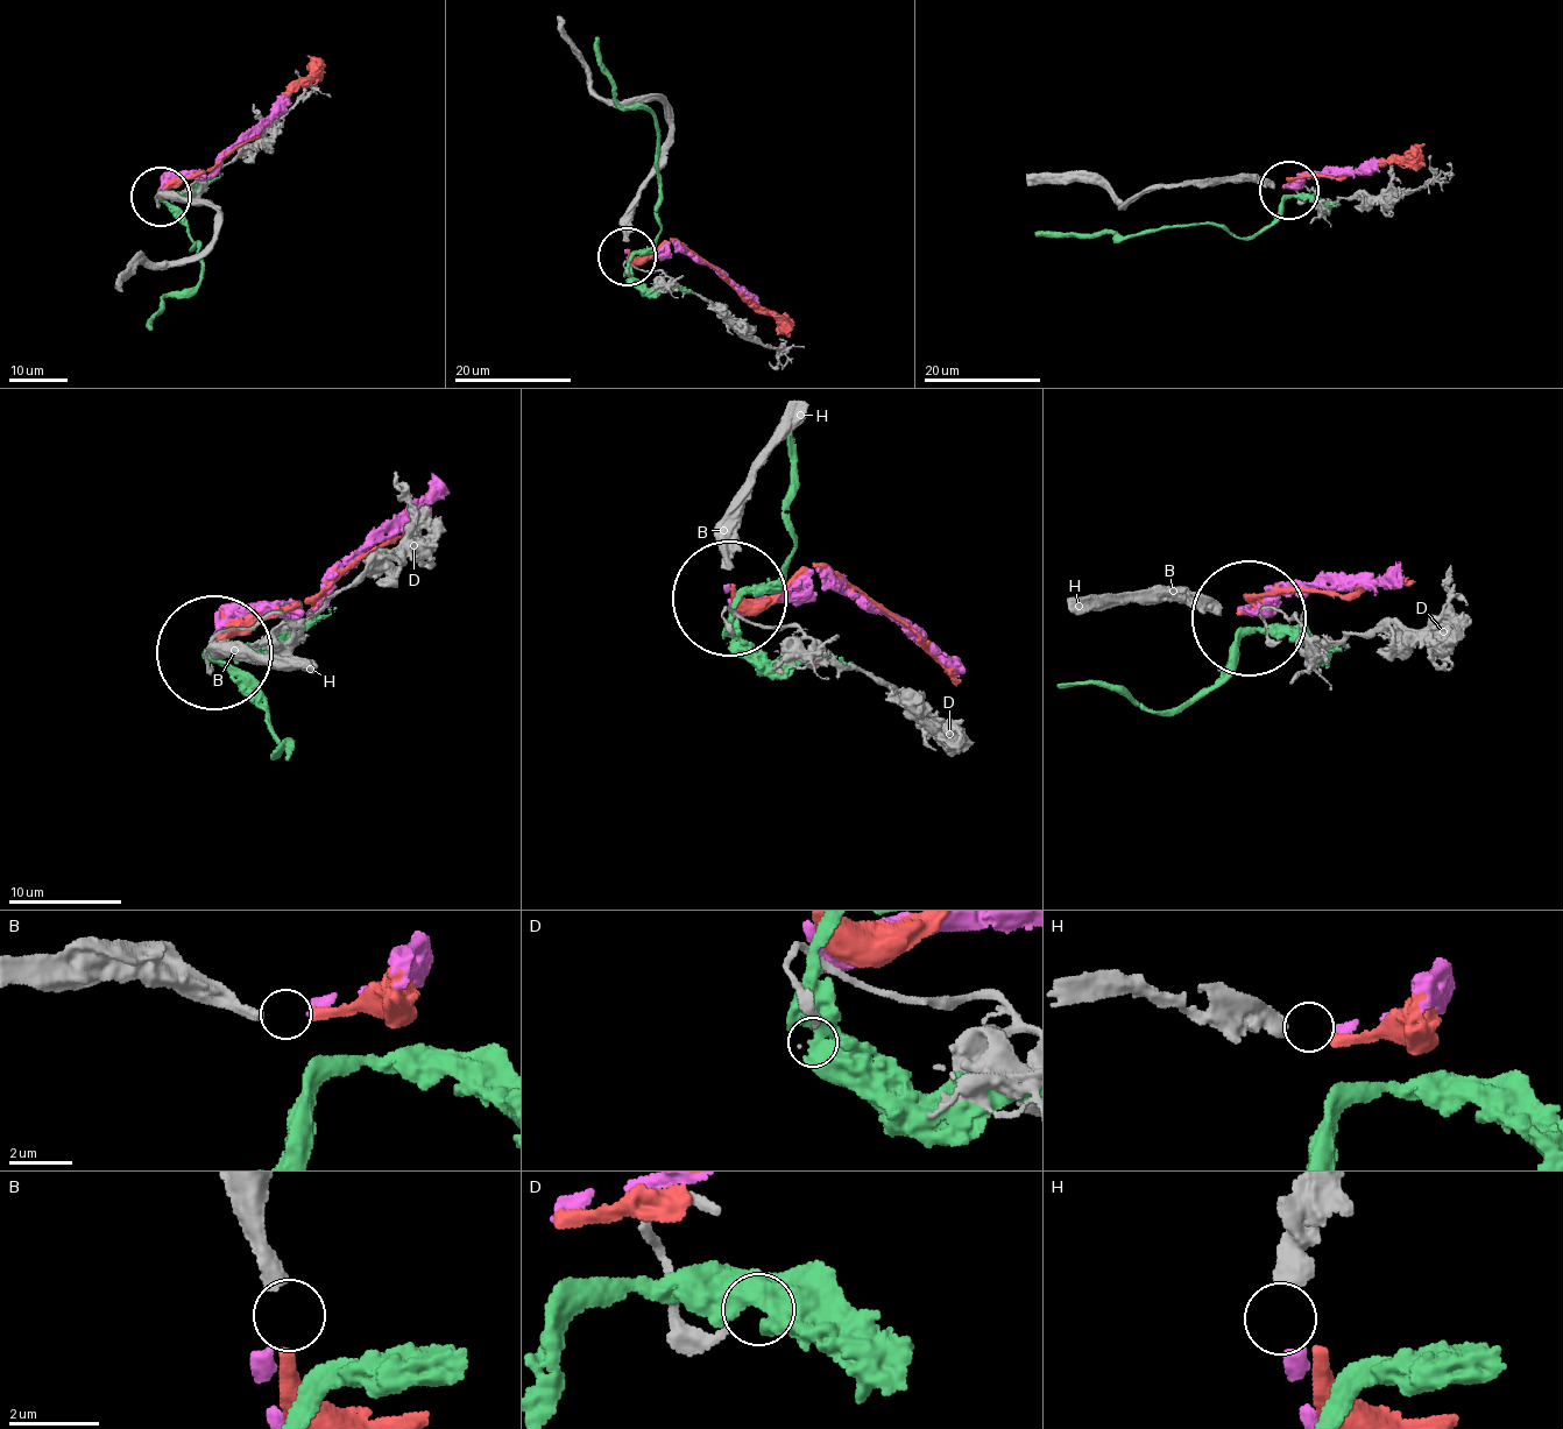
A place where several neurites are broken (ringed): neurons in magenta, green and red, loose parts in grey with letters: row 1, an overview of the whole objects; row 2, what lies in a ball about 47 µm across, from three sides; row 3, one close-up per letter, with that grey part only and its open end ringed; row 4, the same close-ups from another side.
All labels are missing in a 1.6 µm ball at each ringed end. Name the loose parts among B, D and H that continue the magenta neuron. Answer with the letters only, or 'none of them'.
H

